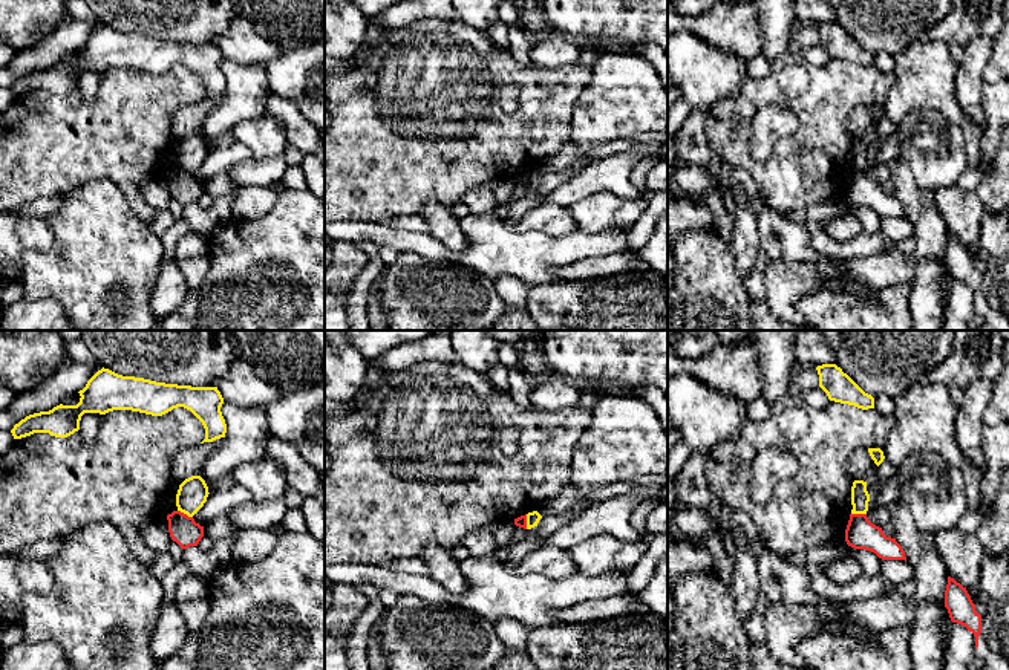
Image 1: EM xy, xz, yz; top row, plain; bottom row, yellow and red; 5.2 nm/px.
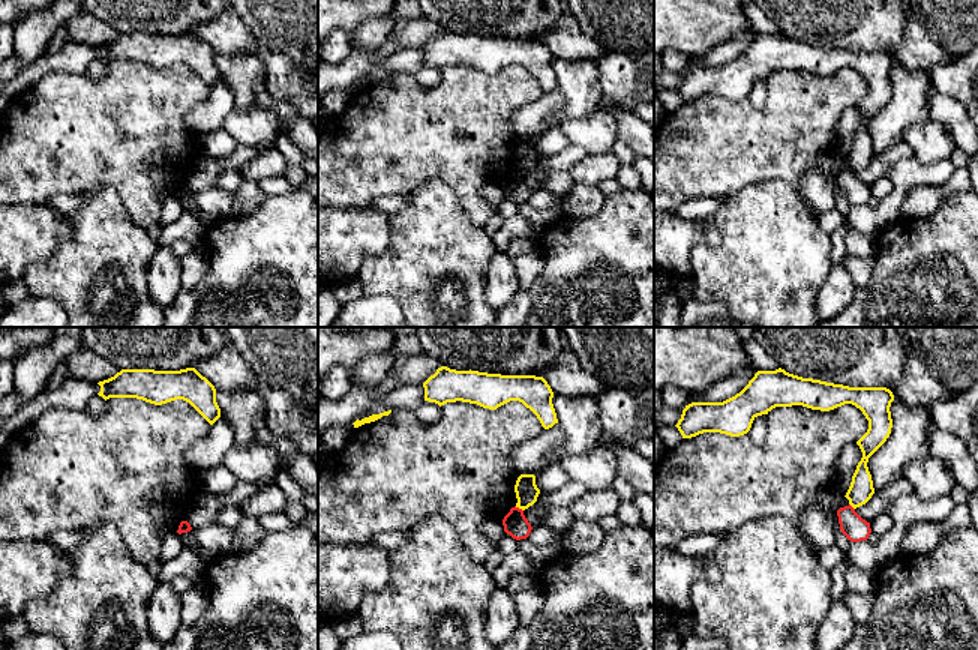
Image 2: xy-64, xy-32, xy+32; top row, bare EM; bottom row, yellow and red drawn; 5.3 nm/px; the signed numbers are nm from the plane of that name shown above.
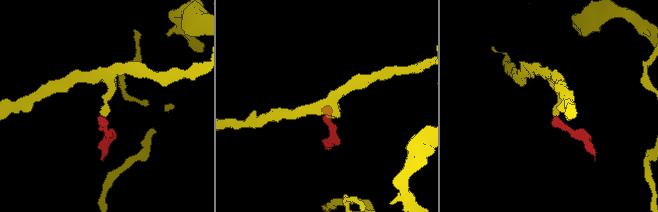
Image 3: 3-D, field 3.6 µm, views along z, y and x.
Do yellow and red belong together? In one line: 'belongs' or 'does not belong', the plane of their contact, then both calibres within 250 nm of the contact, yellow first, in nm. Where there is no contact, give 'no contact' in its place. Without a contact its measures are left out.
does not belong | xy | 160/150 nm

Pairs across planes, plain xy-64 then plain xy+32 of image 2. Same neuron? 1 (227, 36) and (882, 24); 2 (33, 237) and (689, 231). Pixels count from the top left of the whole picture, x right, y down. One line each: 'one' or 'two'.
1: two
2: one

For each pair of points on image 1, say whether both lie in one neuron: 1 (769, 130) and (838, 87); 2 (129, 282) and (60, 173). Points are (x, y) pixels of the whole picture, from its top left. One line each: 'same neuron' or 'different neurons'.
1: different neurons
2: different neurons

